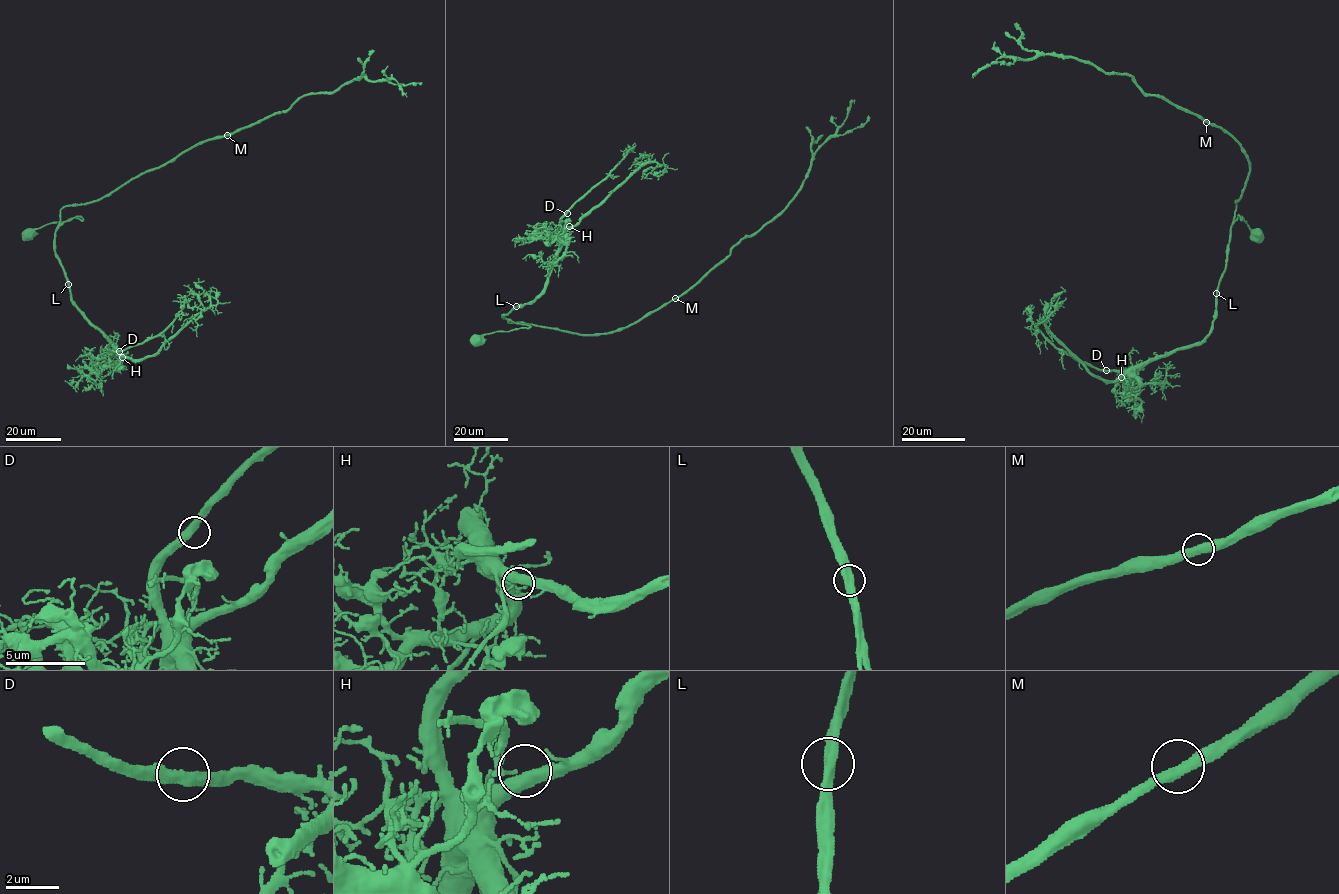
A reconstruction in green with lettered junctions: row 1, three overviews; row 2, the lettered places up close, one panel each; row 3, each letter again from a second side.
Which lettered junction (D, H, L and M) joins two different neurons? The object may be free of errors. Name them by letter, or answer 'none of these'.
none of these

